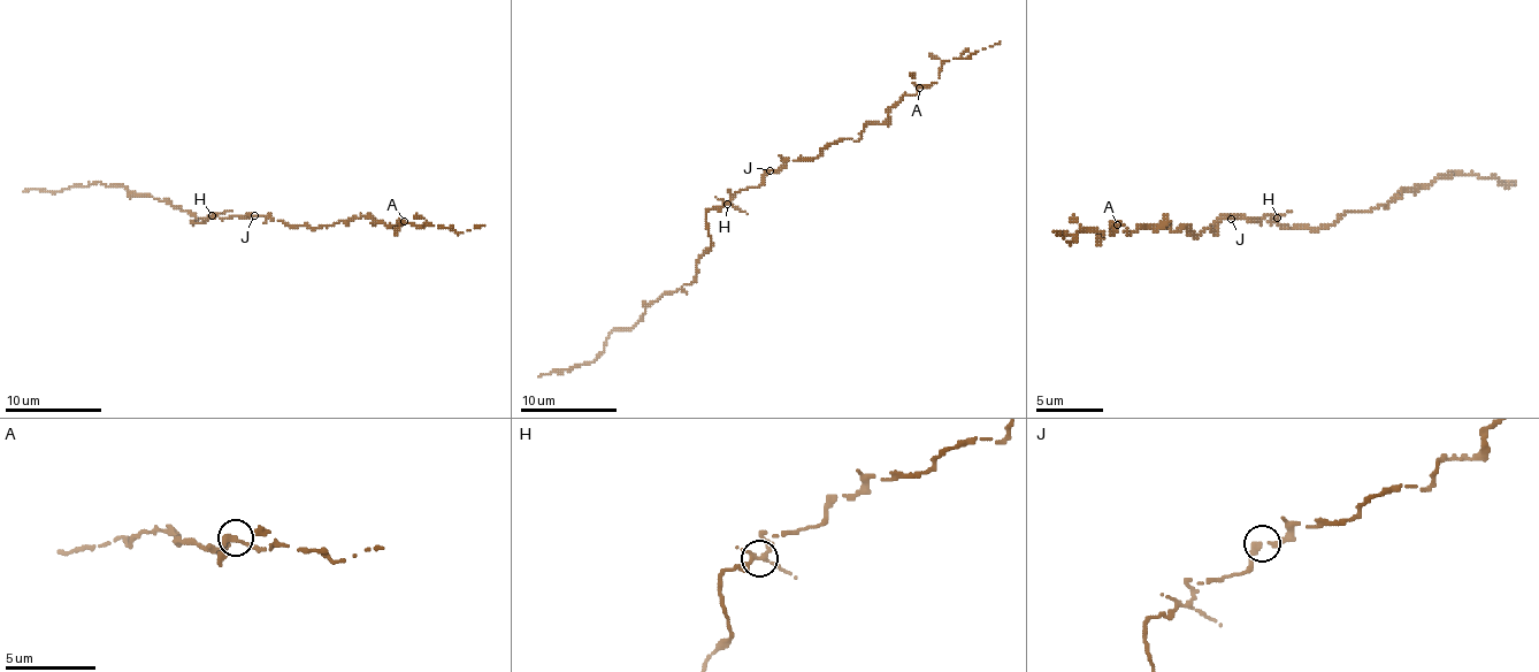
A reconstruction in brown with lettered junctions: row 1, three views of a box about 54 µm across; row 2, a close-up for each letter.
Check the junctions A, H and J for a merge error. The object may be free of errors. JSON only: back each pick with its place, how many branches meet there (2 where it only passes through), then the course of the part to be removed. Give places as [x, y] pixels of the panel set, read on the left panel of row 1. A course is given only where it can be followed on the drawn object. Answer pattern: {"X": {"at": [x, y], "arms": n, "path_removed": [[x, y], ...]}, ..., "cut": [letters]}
{"cut": []}

